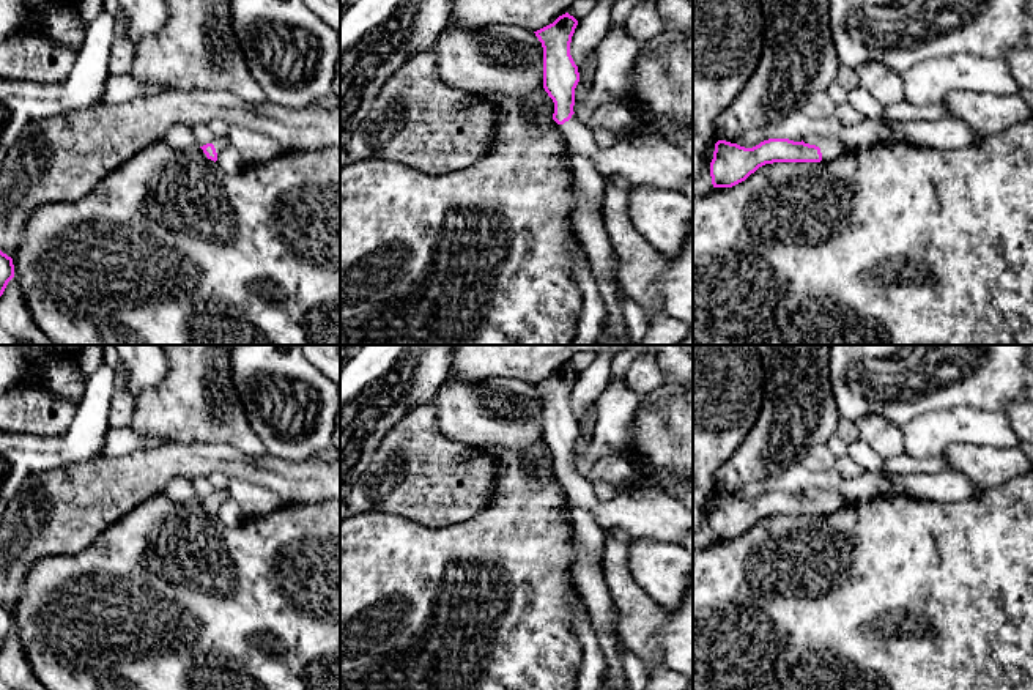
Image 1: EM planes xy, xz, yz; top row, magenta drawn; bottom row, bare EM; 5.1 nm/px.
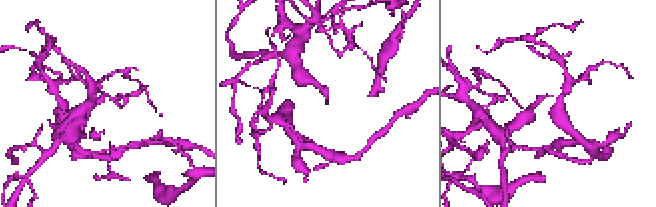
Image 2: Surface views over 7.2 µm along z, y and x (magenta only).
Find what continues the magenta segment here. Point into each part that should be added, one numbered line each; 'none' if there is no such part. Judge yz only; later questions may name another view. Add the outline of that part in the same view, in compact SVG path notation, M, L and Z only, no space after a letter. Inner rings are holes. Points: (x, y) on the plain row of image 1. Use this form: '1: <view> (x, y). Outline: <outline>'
1: yz (830, 500). Outline: M817 490L814 498L820 501L822 514L830 514L836 509L853 504L850 498L846 498L835 490Z

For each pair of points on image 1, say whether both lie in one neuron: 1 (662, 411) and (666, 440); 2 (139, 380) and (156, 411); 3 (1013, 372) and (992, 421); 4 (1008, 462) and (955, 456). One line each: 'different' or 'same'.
1: same
2: different
3: different
4: same

